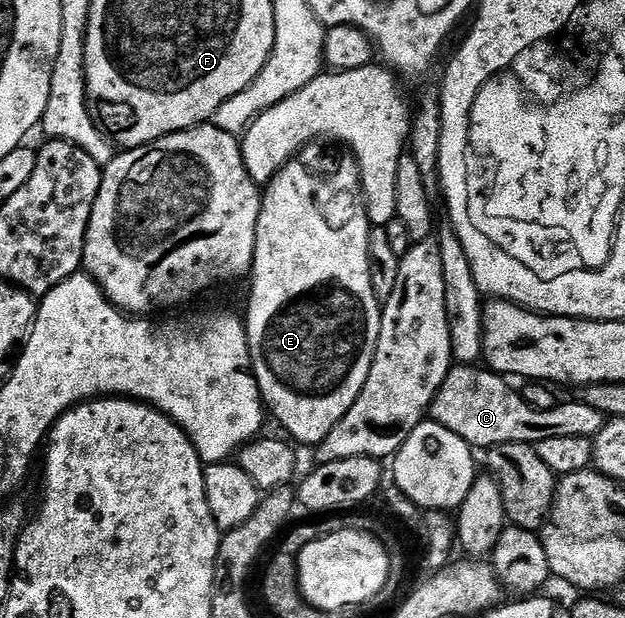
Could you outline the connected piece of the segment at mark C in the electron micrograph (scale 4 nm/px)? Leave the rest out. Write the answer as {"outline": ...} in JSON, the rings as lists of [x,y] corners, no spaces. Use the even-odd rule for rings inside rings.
{"outline":[[[456,363],[431,403],[429,413],[430,419],[445,426],[445,430],[453,430],[472,449],[490,450],[502,444],[534,446],[545,438],[593,438],[603,429],[604,413],[585,406],[582,399],[575,398],[568,404],[557,402],[549,410],[541,410],[525,402],[522,391],[514,392],[500,373],[479,367],[474,363]]]}

